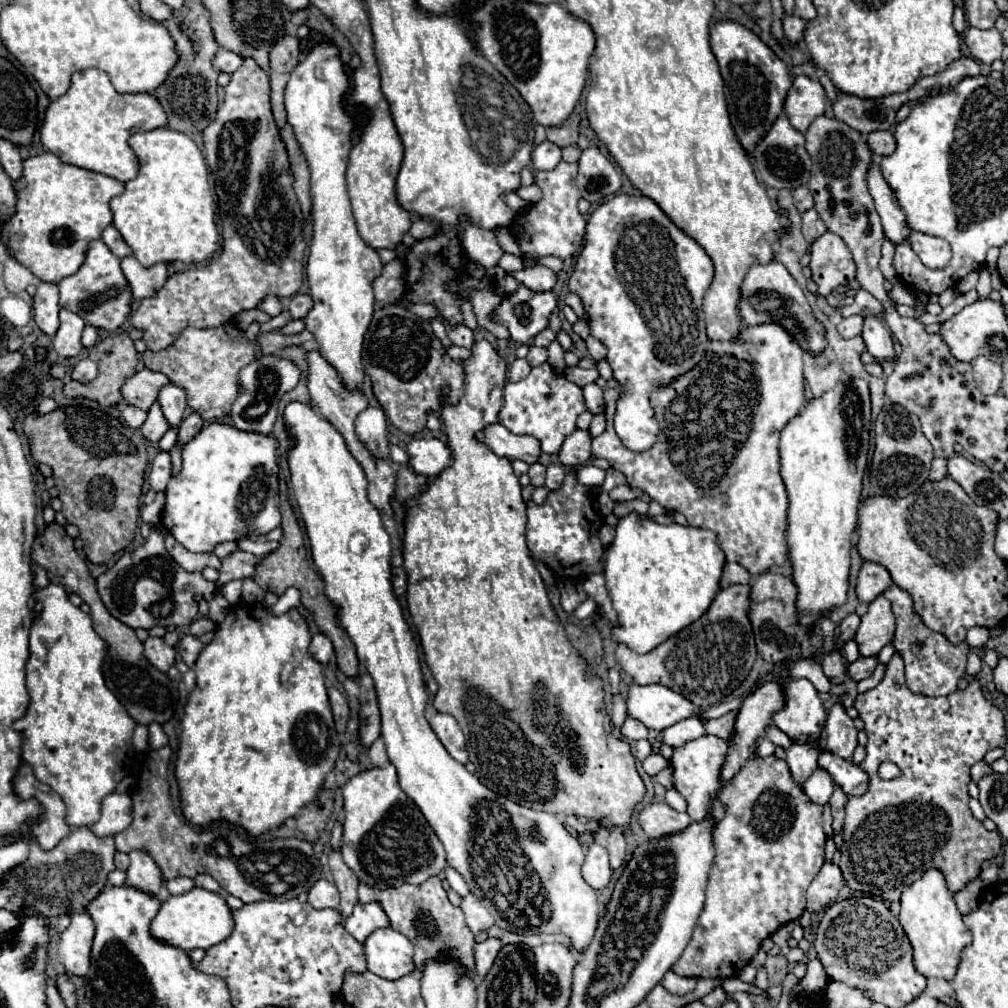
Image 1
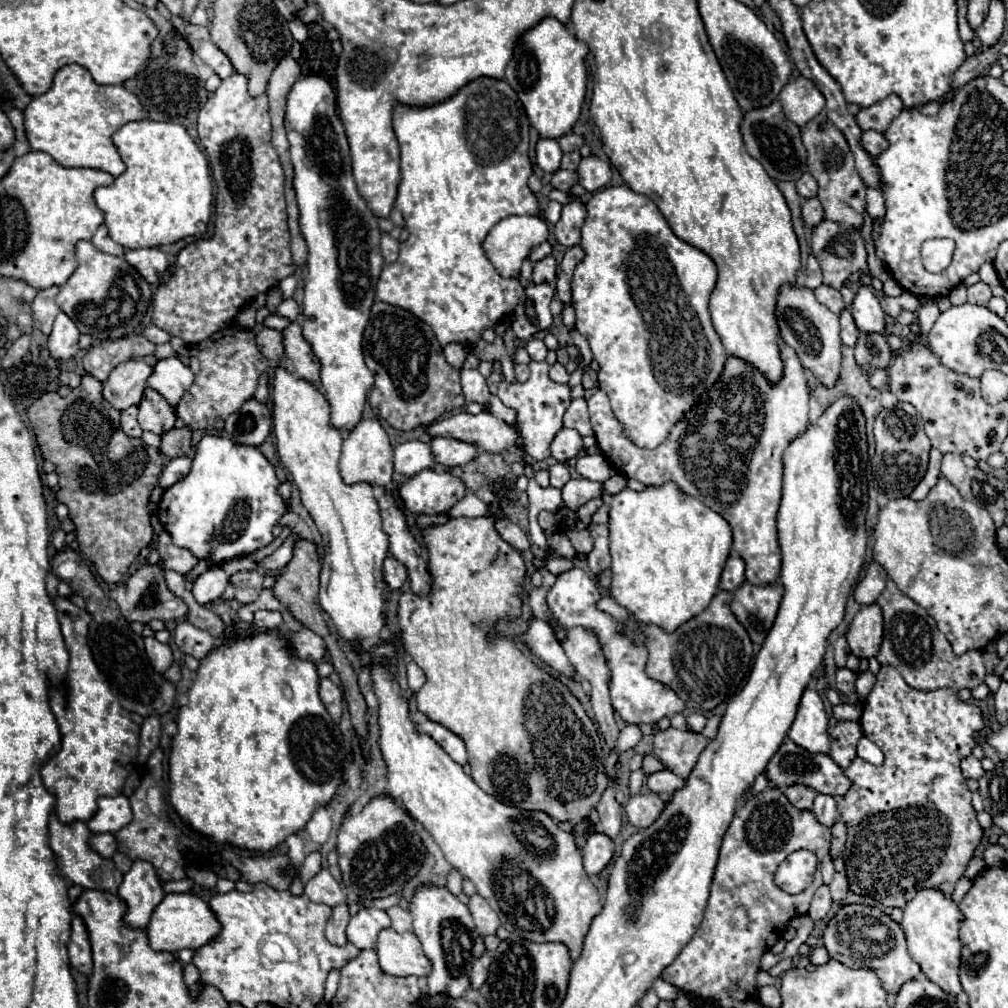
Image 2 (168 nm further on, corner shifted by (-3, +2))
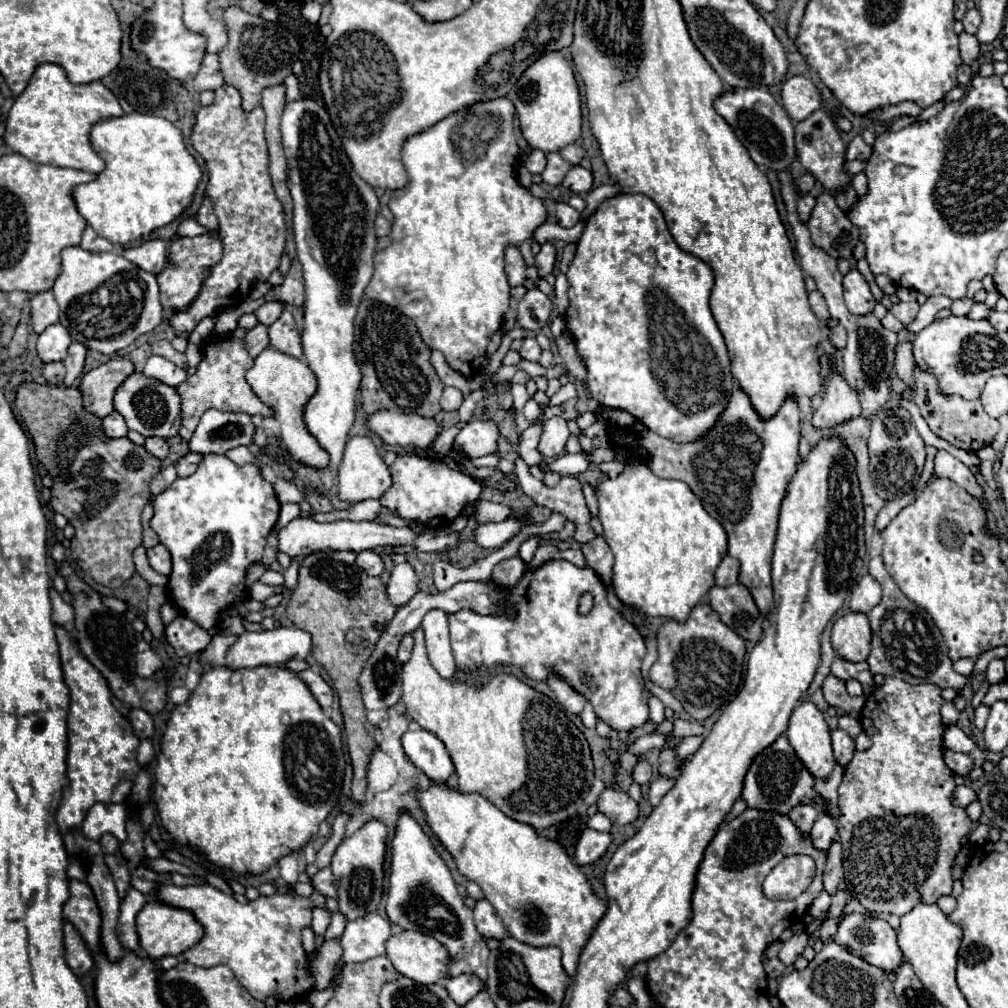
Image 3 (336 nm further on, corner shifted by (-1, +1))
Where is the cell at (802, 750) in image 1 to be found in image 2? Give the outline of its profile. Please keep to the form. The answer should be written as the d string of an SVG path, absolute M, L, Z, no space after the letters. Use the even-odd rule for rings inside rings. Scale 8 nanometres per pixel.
M786 786L784 794L788 796L788 800L800 808L800 810L810 810L816 790L810 790L810 786Z

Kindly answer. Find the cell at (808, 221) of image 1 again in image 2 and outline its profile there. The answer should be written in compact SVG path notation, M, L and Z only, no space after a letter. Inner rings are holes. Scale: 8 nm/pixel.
M810 198L802 204L802 218L808 226L818 226L818 222L824 220L824 210L822 210L822 204L818 198Z

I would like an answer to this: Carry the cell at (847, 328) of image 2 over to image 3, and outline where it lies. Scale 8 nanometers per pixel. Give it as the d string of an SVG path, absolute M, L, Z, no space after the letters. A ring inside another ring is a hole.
M836 325L836 327L826 327L828 329L828 339L832 343L834 349L844 349L846 347L846 331L842 325Z

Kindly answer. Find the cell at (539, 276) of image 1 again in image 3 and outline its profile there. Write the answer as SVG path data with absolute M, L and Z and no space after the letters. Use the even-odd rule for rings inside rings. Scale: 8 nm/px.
M544 243L540 253L536 255L536 269L538 269L538 275L540 277L546 277L552 273L554 269L554 263L556 263L556 247L552 243Z

